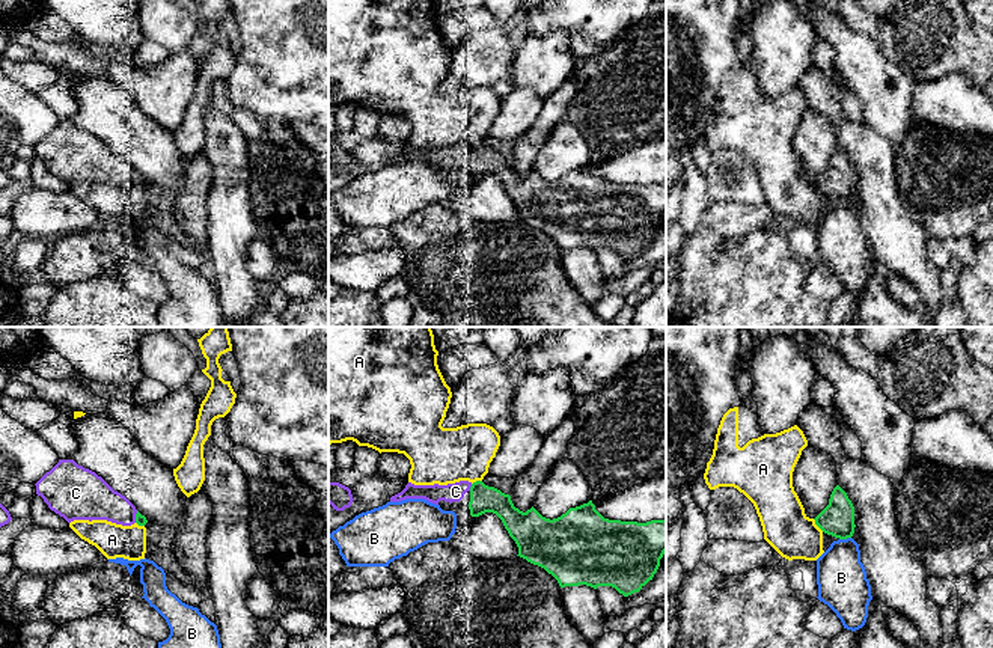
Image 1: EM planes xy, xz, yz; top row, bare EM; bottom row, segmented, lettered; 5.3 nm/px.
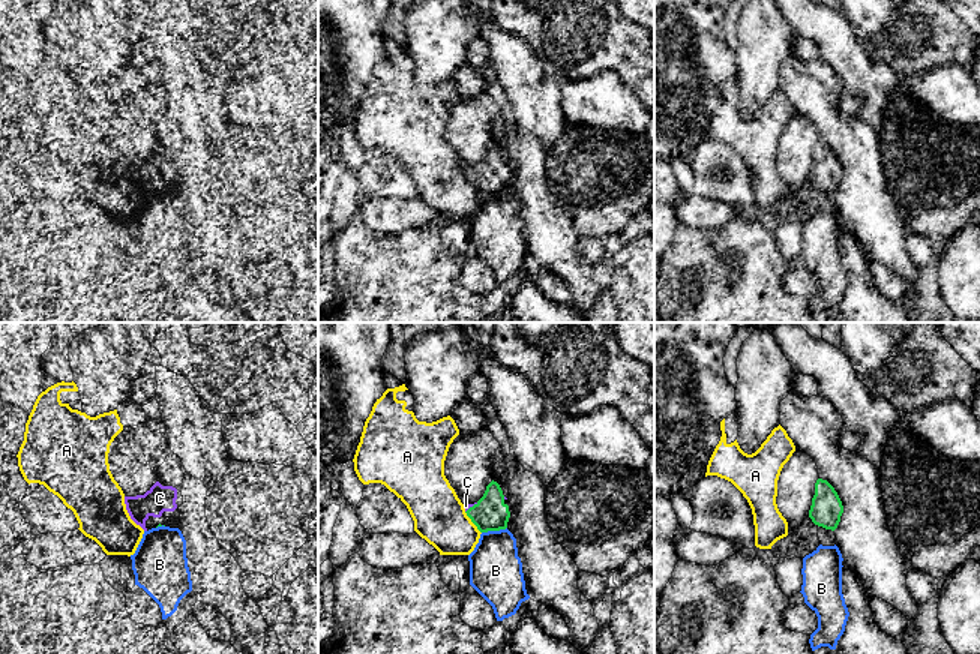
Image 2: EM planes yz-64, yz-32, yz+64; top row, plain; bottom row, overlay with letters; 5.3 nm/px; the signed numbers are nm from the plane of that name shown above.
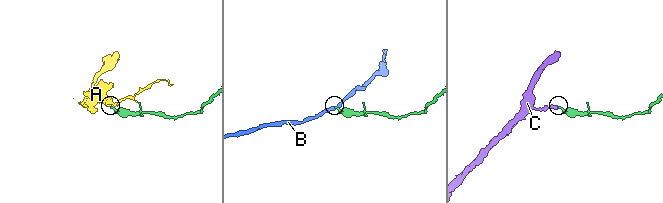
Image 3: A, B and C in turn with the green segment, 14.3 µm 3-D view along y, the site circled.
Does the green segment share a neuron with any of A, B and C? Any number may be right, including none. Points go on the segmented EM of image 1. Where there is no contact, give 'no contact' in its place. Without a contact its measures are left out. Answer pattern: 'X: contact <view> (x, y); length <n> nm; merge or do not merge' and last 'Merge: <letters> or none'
A: contact yz (817, 525); length 90 nm; do not merge
B: contact yz (844, 538); length 70 nm; do not merge
C: contact xz (470, 487); length 40 nm; merge
Merge: C

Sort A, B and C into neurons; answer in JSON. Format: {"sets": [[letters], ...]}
{"sets": [["A"], ["B"], ["C"]]}

